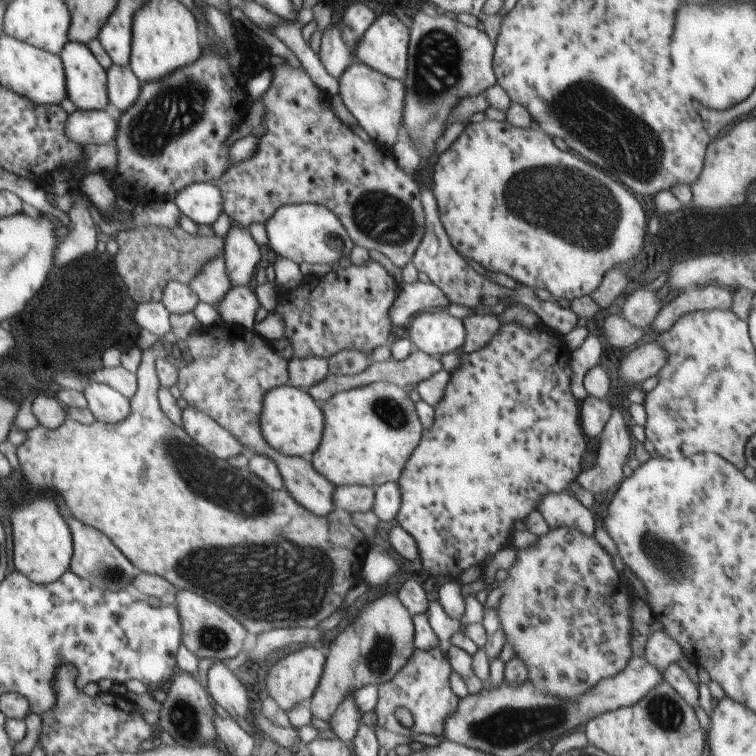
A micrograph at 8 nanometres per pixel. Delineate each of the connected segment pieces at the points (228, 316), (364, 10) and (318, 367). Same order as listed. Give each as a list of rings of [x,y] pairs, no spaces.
[[[253,285],[229,289],[224,300],[220,300],[218,306],[214,306],[224,323],[234,323],[236,326],[253,329],[255,314],[262,308],[254,291]]]
[[[354,2],[350,4],[342,18],[340,18],[340,30],[342,30],[342,40],[346,42],[348,50],[352,56],[356,55],[356,44],[364,36],[364,32],[377,20],[376,14],[368,6]]]
[[[320,356],[293,358],[288,361],[289,384],[308,393],[318,382],[322,382],[328,373],[328,359]]]

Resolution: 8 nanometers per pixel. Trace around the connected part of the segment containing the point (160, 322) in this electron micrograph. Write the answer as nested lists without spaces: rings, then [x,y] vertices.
[[[161,302],[137,304],[136,311],[134,312],[134,320],[136,320],[136,324],[140,326],[141,330],[145,329],[158,337],[173,337],[170,314]]]

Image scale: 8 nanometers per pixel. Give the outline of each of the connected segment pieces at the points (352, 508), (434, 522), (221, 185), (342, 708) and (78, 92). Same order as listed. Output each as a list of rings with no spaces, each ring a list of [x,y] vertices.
[[[342,485],[334,490],[334,509],[346,512],[366,513],[374,504],[374,487],[363,485]]]
[[[514,322],[502,324],[498,334],[494,336],[494,340],[490,340],[490,344],[486,344],[484,348],[472,352],[472,354],[462,353],[462,362],[460,366],[450,373],[448,386],[444,390],[444,400],[438,402],[434,406],[436,416],[434,416],[434,426],[430,430],[423,430],[422,440],[418,444],[418,448],[414,450],[414,454],[410,456],[410,460],[406,462],[406,468],[402,470],[401,479],[398,482],[398,490],[400,490],[400,510],[398,510],[398,525],[404,528],[406,532],[410,532],[410,536],[414,538],[414,542],[418,544],[420,550],[420,560],[424,570],[428,570],[430,576],[445,576],[450,581],[457,581],[459,575],[471,566],[482,566],[488,558],[493,558],[495,554],[511,544],[512,532],[516,522],[523,522],[526,516],[532,510],[538,509],[538,504],[542,500],[542,496],[550,494],[550,492],[569,491],[572,486],[570,482],[575,482],[574,478],[580,474],[582,466],[582,454],[586,450],[588,438],[584,436],[582,428],[580,428],[580,412],[578,412],[578,404],[570,392],[570,374],[572,374],[572,358],[571,352],[563,341],[563,336],[553,329],[549,329],[543,324],[539,324],[538,328],[526,328]]]
[[[286,62],[282,64],[276,64],[268,66],[272,74],[271,84],[268,90],[260,97],[265,114],[262,119],[262,126],[265,129],[265,133],[258,140],[258,148],[256,152],[250,156],[250,158],[243,162],[233,165],[228,168],[226,172],[222,172],[222,176],[216,182],[223,198],[223,213],[229,217],[231,221],[235,221],[244,228],[249,228],[253,223],[266,224],[270,220],[270,216],[274,216],[274,212],[277,212],[278,208],[286,206],[288,204],[304,204],[313,203],[320,204],[329,210],[334,212],[334,215],[342,222],[342,226],[346,228],[348,236],[352,240],[352,243],[356,246],[364,247],[367,251],[376,250],[388,257],[394,265],[401,269],[409,264],[424,237],[424,212],[421,204],[421,186],[417,179],[417,175],[406,174],[402,168],[395,162],[395,158],[392,154],[391,148],[378,147],[373,141],[364,142],[360,136],[356,136],[352,132],[351,128],[342,122],[332,111],[330,97],[318,88],[306,70],[301,66],[300,68],[292,68]]]
[[[354,694],[346,696],[338,706],[334,716],[330,718],[330,728],[332,732],[342,741],[350,742],[356,738],[356,732],[362,724],[362,712],[358,710],[354,702]]]
[[[70,41],[59,55],[65,64],[69,99],[78,111],[102,111],[108,104],[106,70],[84,43]]]

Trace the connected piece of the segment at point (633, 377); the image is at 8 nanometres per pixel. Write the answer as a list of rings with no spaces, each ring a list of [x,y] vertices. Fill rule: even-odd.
[[[646,342],[626,355],[619,364],[618,378],[629,386],[642,384],[650,377],[657,376],[666,364],[666,350],[655,342]]]

